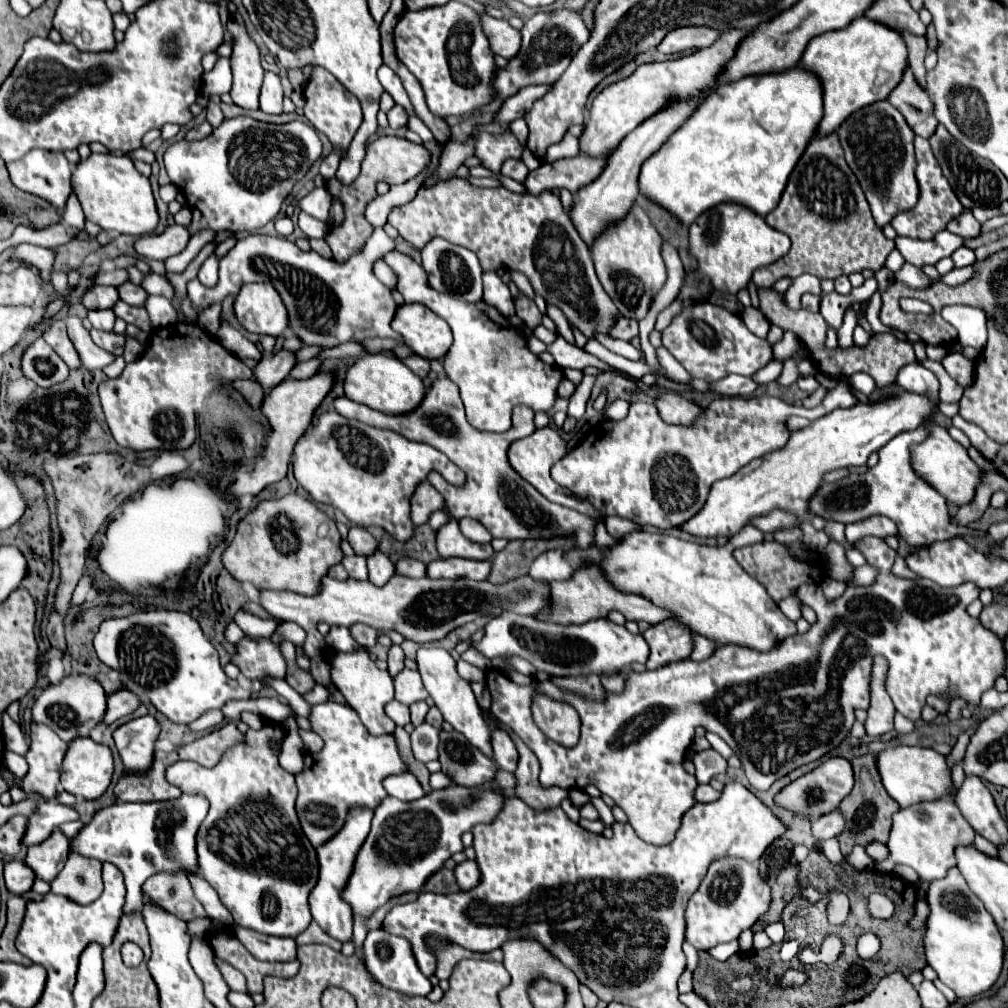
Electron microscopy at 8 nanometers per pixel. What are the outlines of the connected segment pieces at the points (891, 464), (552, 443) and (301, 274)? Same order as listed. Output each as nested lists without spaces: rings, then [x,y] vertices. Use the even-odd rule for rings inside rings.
[[[924,420],[916,430],[908,430],[908,432],[894,436],[884,448],[878,450],[880,460],[876,466],[868,468],[866,474],[850,474],[836,484],[822,484],[814,500],[810,500],[810,510],[826,520],[838,520],[844,524],[862,520],[874,514],[888,516],[898,526],[900,540],[908,542],[910,546],[918,546],[918,548],[938,542],[938,540],[962,536],[962,534],[982,536],[984,532],[974,532],[968,528],[952,526],[948,508],[946,508],[946,499],[938,494],[938,490],[930,482],[918,476],[912,466],[910,448],[928,438],[930,424],[932,420]]]
[[[546,426],[546,428],[540,428],[540,430],[534,430],[530,436],[526,438],[520,438],[516,442],[510,444],[510,450],[508,450],[508,460],[510,460],[510,466],[528,482],[532,484],[542,496],[546,496],[550,502],[558,502],[566,508],[572,508],[576,512],[582,512],[586,516],[592,516],[592,518],[598,518],[600,514],[592,508],[590,502],[584,502],[584,500],[578,500],[574,494],[570,494],[566,488],[558,486],[552,478],[550,478],[550,468],[554,462],[558,462],[560,458],[566,456],[566,442],[560,438],[558,430]]]
[[[374,228],[374,234],[364,244],[364,252],[350,256],[346,262],[336,262],[322,258],[314,250],[304,252],[286,238],[250,234],[244,240],[238,240],[220,260],[220,280],[214,288],[206,288],[196,278],[187,284],[187,293],[196,314],[202,314],[212,304],[222,302],[228,294],[236,294],[244,282],[268,282],[284,300],[288,328],[306,346],[334,348],[344,342],[366,338],[392,338],[402,342],[402,336],[390,328],[396,302],[390,296],[390,290],[372,272],[374,260],[382,258],[382,254],[392,248],[394,240],[390,240],[382,228]]]

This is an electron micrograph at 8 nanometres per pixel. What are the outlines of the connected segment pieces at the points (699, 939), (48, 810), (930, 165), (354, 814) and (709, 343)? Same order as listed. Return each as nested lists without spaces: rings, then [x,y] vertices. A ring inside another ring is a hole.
[[[716,860],[706,878],[692,894],[686,908],[686,940],[696,950],[708,950],[720,942],[732,942],[738,934],[766,912],[770,906],[770,886],[760,878],[758,868],[744,860]]]
[[[56,800],[50,802],[40,802],[38,810],[34,816],[28,818],[28,828],[26,828],[26,836],[24,836],[24,846],[30,844],[40,844],[42,840],[46,840],[46,836],[50,836],[58,826],[66,824],[66,822],[74,822],[78,820],[78,812],[72,806],[60,804]]]
[[[916,136],[914,138],[914,148],[916,148],[916,160],[918,160],[916,176],[918,176],[918,184],[920,184],[920,200],[910,212],[902,212],[902,214],[894,216],[894,220],[890,224],[894,226],[898,236],[908,236],[908,238],[916,238],[916,240],[932,240],[940,230],[946,228],[946,224],[954,216],[962,214],[964,206],[956,200],[954,190],[950,188],[948,180],[944,178],[942,170],[938,168],[938,162],[934,160],[934,154],[930,150],[928,140],[922,138],[922,136]]]
[[[350,808],[348,816],[346,816],[346,824],[342,826],[342,830],[330,838],[326,844],[316,848],[316,856],[318,856],[318,864],[320,864],[320,872],[318,872],[318,882],[314,886],[314,890],[310,892],[310,910],[312,910],[312,918],[320,924],[320,928],[330,934],[332,938],[346,942],[350,940],[350,932],[352,932],[352,908],[350,904],[342,898],[342,892],[350,880],[350,874],[354,870],[354,860],[358,854],[360,844],[364,844],[368,832],[370,832],[370,820],[374,816],[374,810],[370,808]]]
[[[710,302],[694,304],[694,308],[684,308],[682,314],[674,316],[670,326],[662,332],[662,344],[694,378],[706,382],[718,382],[728,374],[754,376],[774,358],[772,346],[754,336],[738,314],[730,314]]]

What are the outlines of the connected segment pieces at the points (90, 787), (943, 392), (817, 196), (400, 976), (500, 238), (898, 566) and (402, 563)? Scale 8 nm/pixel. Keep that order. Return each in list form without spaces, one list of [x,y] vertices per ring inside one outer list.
[[[76,738],[74,742],[70,742],[68,752],[64,756],[62,788],[74,796],[80,796],[86,800],[96,800],[110,786],[112,770],[114,770],[114,760],[112,760],[110,748],[106,748],[104,744],[96,744],[92,738]]]
[[[924,360],[922,366],[926,366],[928,370],[932,370],[936,374],[936,378],[940,380],[940,402],[950,402],[950,404],[958,404],[960,398],[962,398],[962,386],[958,386],[950,376],[948,372],[944,370],[944,366],[940,362],[934,362],[934,360]]]
[[[836,134],[814,136],[806,152],[794,166],[780,204],[766,216],[766,222],[788,234],[792,248],[782,260],[754,272],[752,280],[758,288],[770,288],[782,276],[796,278],[804,272],[820,278],[838,278],[842,274],[862,272],[866,268],[880,270],[886,256],[895,249],[894,240],[884,238],[874,224],[864,192],[844,160],[844,152]]]
[[[370,930],[364,940],[362,954],[366,960],[368,972],[386,988],[392,988],[392,990],[398,990],[404,994],[420,994],[420,996],[426,996],[432,990],[430,980],[416,966],[410,942],[406,942],[404,938],[388,934],[386,930]]]
[[[454,178],[434,186],[420,186],[414,200],[390,210],[388,224],[416,248],[422,248],[430,238],[440,236],[474,250],[484,272],[500,268],[524,272],[530,278],[534,292],[542,294],[546,302],[562,308],[568,322],[580,328],[588,338],[594,336],[594,330],[608,334],[614,324],[610,312],[618,312],[618,308],[596,278],[590,250],[552,190],[530,196],[502,186],[476,188],[462,178]]]
[[[896,556],[896,564],[892,566],[892,574],[894,576],[900,576],[900,578],[916,578],[914,576],[914,572],[910,572],[908,568],[906,568],[906,562],[904,562],[904,558],[902,556]]]
[[[402,558],[396,562],[396,574],[404,574],[410,578],[424,578],[426,576],[426,564],[416,558]]]

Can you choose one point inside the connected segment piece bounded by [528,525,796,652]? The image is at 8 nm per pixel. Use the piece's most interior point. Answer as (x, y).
(703, 586)

